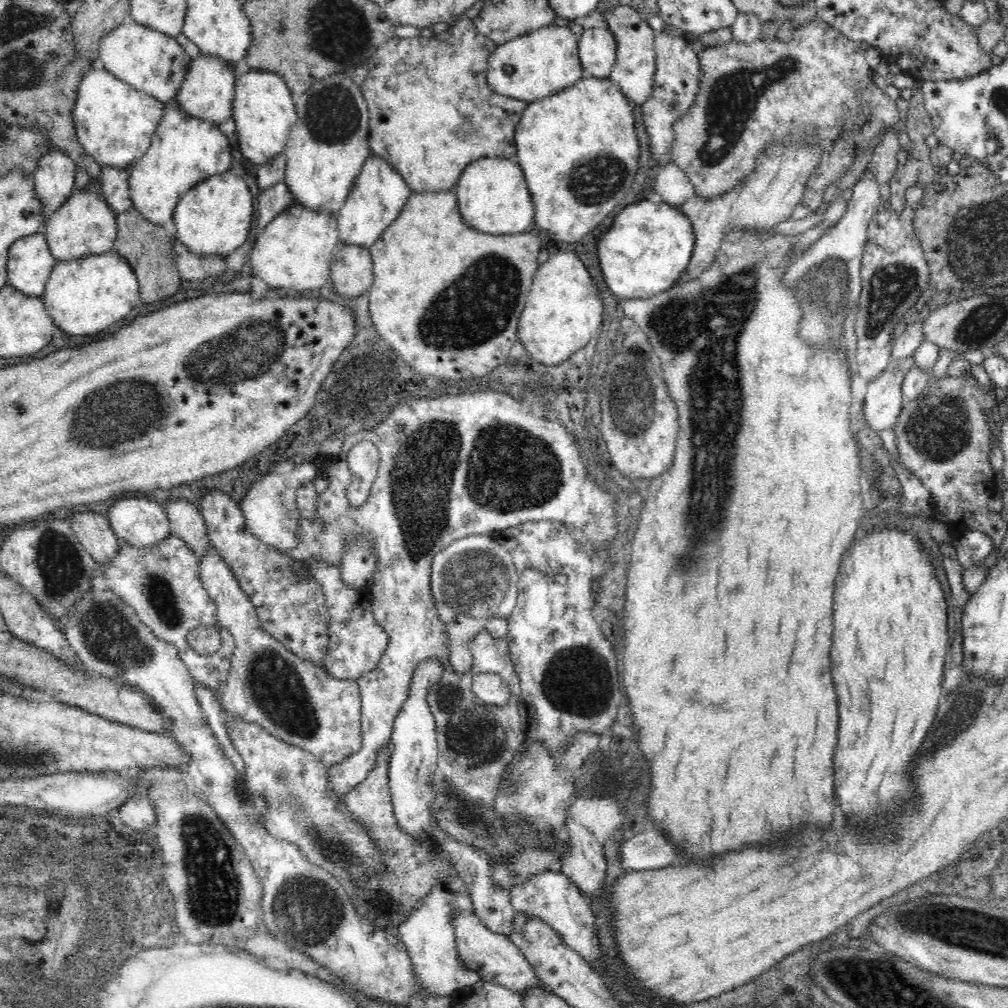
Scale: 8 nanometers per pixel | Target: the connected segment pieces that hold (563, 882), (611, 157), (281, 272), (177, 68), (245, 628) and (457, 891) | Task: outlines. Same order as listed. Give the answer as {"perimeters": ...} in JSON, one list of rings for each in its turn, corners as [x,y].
{"perimeters":[[[[552,867],[544,873],[530,875],[526,881],[510,886],[509,895],[514,909],[523,914],[534,914],[560,934],[564,942],[578,952],[586,962],[598,962],[598,938],[594,930],[594,916],[586,896],[580,892],[559,867]]],[[[582,79],[552,96],[528,103],[514,129],[515,160],[530,193],[537,229],[551,232],[562,242],[589,236],[614,206],[630,192],[638,168],[638,141],[628,98],[609,79]]],[[[290,206],[279,214],[254,243],[249,256],[252,276],[261,278],[269,288],[281,288],[290,296],[315,295],[329,279],[330,259],[339,243],[336,216]]],[[[127,21],[107,32],[99,42],[99,66],[141,93],[168,102],[175,97],[189,69],[190,57],[170,35]]],[[[210,548],[208,554],[204,554],[199,561],[199,574],[203,587],[216,607],[216,625],[225,628],[235,642],[230,676],[218,690],[223,710],[228,709],[231,714],[242,718],[243,721],[263,726],[276,738],[307,750],[328,769],[342,764],[346,758],[356,754],[363,747],[361,694],[357,681],[332,677],[324,666],[298,658],[272,634],[266,632],[261,626],[255,606],[242,592],[234,575],[230,573],[230,567],[226,566],[214,548]]],[[[456,874],[456,878],[448,878],[444,884],[432,888],[432,892],[423,900],[424,902],[416,908],[408,920],[397,927],[397,938],[404,943],[404,949],[408,951],[412,975],[414,981],[418,983],[419,998],[428,998],[428,996],[442,998],[446,994],[470,987],[482,980],[478,973],[468,971],[455,959],[454,927],[450,921],[450,914],[454,909],[468,909],[473,912],[472,905],[459,874]]]]}

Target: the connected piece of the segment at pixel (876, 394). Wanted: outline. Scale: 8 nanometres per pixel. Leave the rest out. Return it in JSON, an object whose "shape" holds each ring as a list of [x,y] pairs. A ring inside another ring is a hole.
{"shape":[[[891,363],[867,386],[863,398],[862,416],[864,423],[878,434],[897,425],[903,408],[900,394],[903,376],[901,372],[893,371]]]}

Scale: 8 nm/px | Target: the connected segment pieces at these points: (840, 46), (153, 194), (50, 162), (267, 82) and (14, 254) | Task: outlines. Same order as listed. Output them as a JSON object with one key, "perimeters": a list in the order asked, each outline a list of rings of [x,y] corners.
{"perimeters":[[[[816,18],[814,23],[796,28],[793,32],[792,40],[786,42],[786,44],[778,42],[777,39],[774,41],[763,41],[759,38],[756,42],[750,44],[738,44],[737,42],[730,41],[728,44],[712,47],[710,50],[706,50],[706,52],[702,51],[698,58],[702,67],[701,86],[698,90],[698,96],[696,96],[696,102],[690,108],[690,112],[684,114],[682,118],[678,118],[678,122],[674,123],[674,146],[672,146],[672,152],[670,152],[673,162],[680,167],[680,170],[683,170],[687,174],[689,181],[693,184],[695,196],[698,198],[709,198],[712,200],[712,198],[720,198],[720,196],[728,194],[730,190],[738,188],[756,170],[760,156],[766,150],[770,150],[772,146],[783,146],[786,148],[786,146],[792,146],[792,144],[797,144],[797,146],[817,144],[819,148],[819,159],[814,170],[808,175],[804,185],[804,192],[799,198],[800,206],[816,210],[824,203],[824,194],[826,194],[828,186],[832,182],[836,182],[838,178],[841,178],[858,154],[864,152],[864,150],[868,150],[872,146],[872,140],[878,134],[881,134],[885,129],[896,125],[898,122],[899,112],[896,107],[896,101],[890,99],[884,90],[876,87],[871,74],[872,69],[866,63],[864,50],[860,43],[846,38],[841,32],[828,26],[826,22],[818,18]]],[[[173,104],[164,108],[162,120],[152,135],[148,150],[128,168],[127,185],[130,202],[148,222],[156,226],[172,228],[175,208],[182,195],[186,194],[197,182],[228,170],[231,160],[230,143],[218,129],[218,125],[200,118],[192,118],[178,110]]],[[[52,150],[39,159],[30,177],[43,220],[47,221],[74,193],[75,170],[75,162],[63,151]]],[[[245,70],[236,80],[231,116],[242,156],[252,164],[264,165],[283,152],[297,112],[292,94],[280,76],[272,72]]],[[[44,232],[18,238],[10,243],[8,254],[8,284],[26,295],[40,297],[58,263],[50,254]]]]}

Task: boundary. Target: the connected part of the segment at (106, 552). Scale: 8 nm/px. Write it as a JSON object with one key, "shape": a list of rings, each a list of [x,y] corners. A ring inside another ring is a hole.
{"shape":[[[93,512],[81,514],[74,516],[70,524],[82,548],[92,556],[97,567],[114,565],[120,540],[111,529],[106,515]]]}

